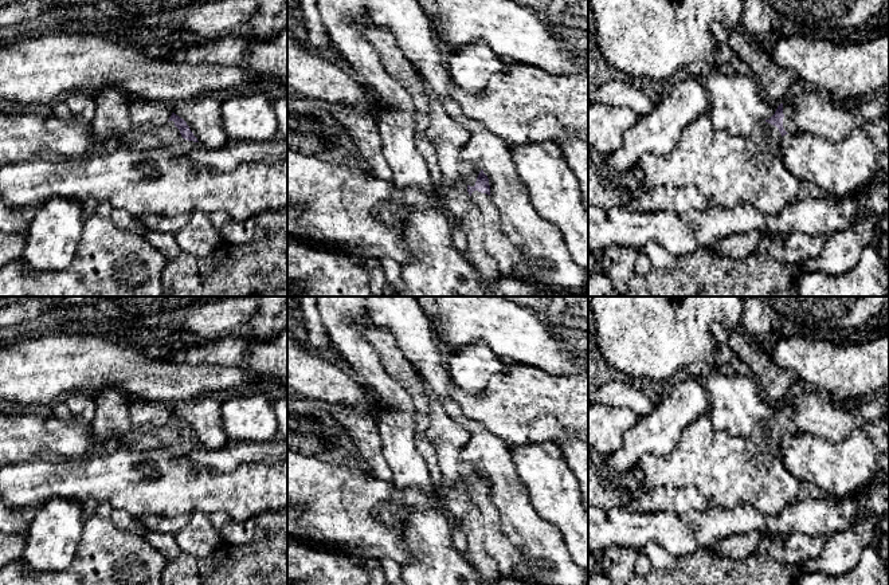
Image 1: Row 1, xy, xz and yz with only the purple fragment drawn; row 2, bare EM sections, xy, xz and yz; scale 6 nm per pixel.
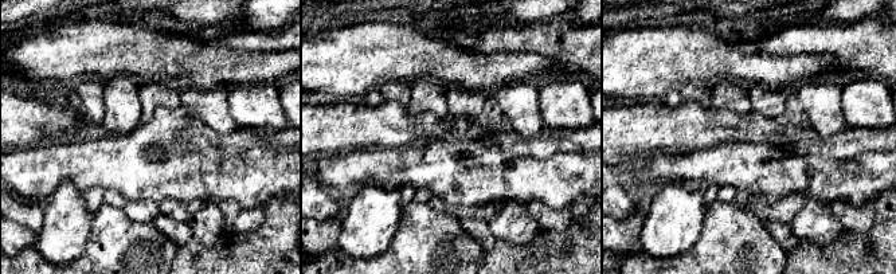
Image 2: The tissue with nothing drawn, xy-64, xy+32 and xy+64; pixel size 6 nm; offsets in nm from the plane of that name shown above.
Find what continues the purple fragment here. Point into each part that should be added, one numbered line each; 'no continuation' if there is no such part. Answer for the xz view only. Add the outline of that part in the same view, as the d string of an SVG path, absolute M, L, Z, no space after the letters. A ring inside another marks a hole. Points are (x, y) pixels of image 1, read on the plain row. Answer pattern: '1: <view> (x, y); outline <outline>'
1: xz (447, 436); outline M427 384L424 389L428 396L428 408L426 412L430 417L426 439L431 441L436 449L436 459L444 483L453 484L461 480L466 486L474 487L481 467L459 456L461 449L470 439L470 433L444 412L439 405L438 397Z
2: xz (506, 556); outline M474 491L471 500L483 518L486 553L497 562L502 578L512 578L514 568L522 558L521 550L505 537L498 509L493 504L490 496Z

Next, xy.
1: xy (165, 481); outline M173 421L162 427L144 425L122 437L111 449L85 458L38 458L20 464L0 467L0 496L13 507L31 513L51 498L83 502L94 499L107 502L136 518L148 515L191 515L195 511L209 517L226 513L234 521L254 519L266 511L287 509L287 459L266 463L247 462L232 472L196 464L189 451L199 443L184 440ZM150 435L161 441L154 449L140 451L136 443L140 436Z

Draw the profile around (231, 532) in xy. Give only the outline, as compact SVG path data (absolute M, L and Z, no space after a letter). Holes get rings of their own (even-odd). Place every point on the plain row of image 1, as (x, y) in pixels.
M214 513L209 515L214 529L219 534L222 543L227 545L246 545L254 538L255 522L254 519L238 522L226 513Z

